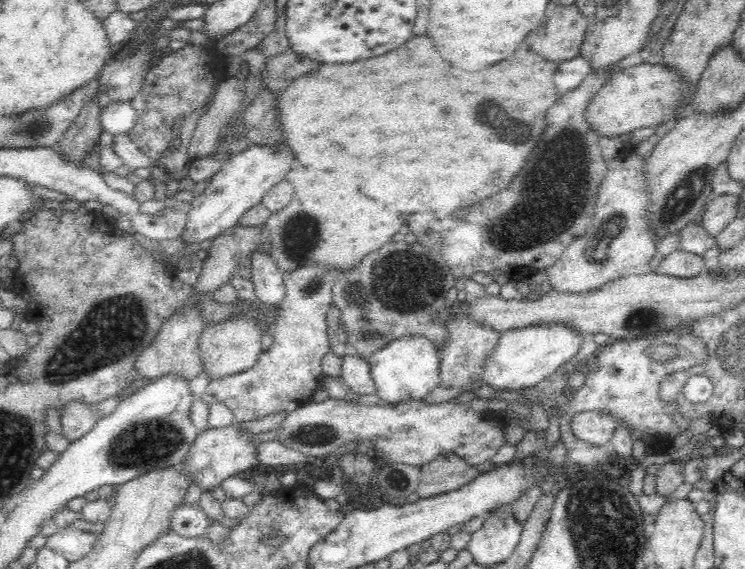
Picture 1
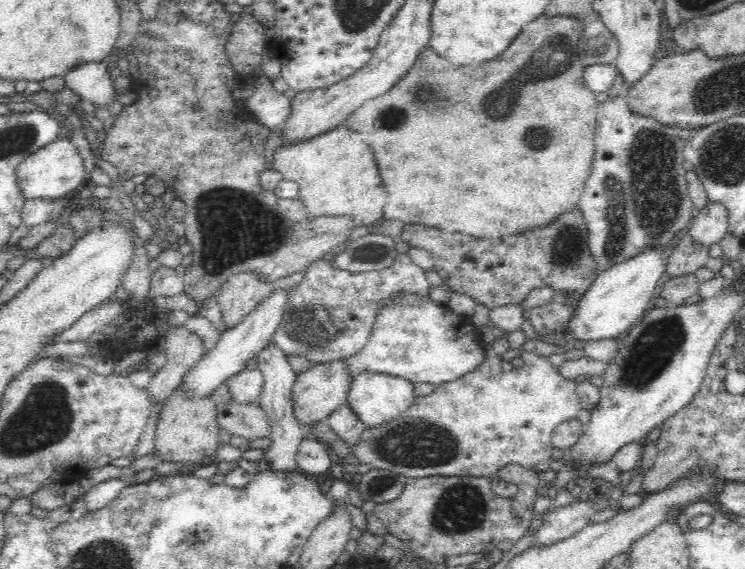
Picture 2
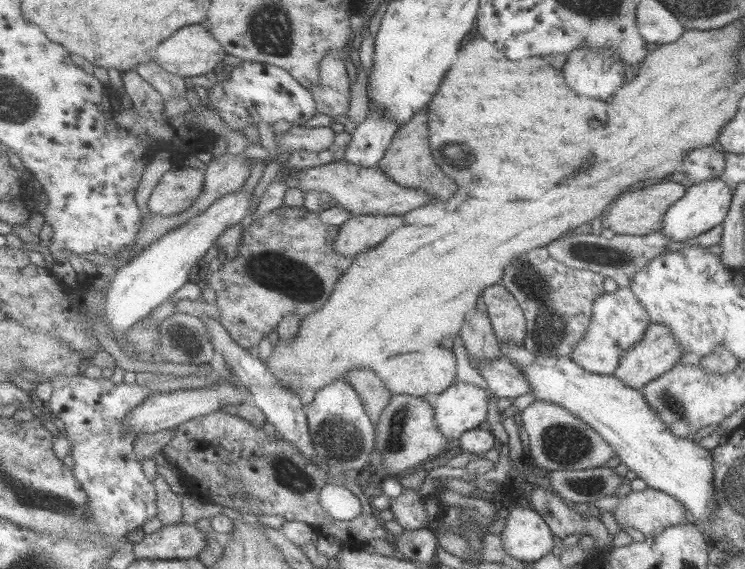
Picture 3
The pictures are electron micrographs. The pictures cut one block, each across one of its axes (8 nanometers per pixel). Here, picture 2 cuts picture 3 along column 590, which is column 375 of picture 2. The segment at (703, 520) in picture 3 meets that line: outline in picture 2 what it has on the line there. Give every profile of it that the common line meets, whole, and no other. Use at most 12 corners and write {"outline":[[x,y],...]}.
{"outline":[[376,372],[353,377],[347,404],[374,428],[410,408],[409,380]]}

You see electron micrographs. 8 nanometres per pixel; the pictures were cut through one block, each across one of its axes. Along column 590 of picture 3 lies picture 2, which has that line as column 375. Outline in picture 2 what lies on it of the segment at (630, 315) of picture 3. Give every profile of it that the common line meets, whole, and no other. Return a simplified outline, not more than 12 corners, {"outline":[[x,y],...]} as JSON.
{"outline":[[395,295],[345,359],[384,373],[436,386],[486,356],[442,302]]}

